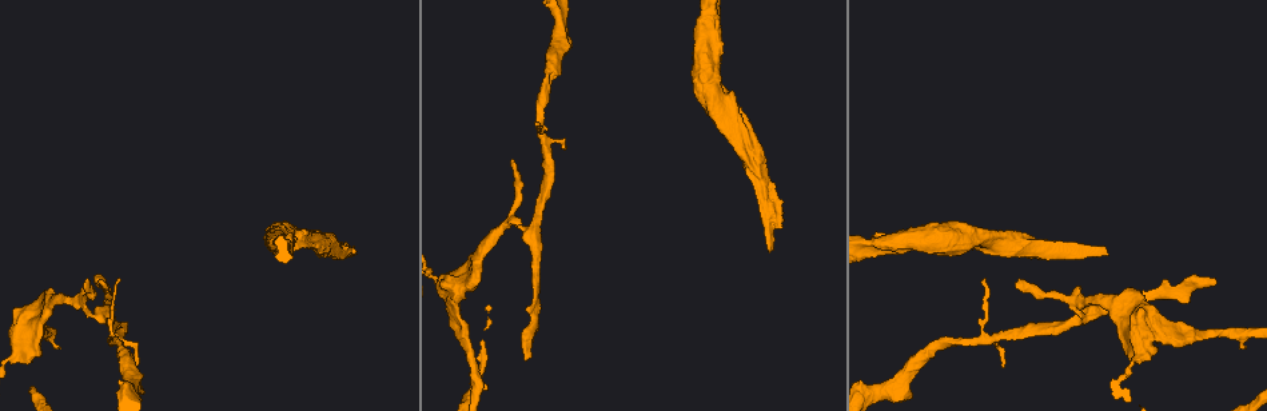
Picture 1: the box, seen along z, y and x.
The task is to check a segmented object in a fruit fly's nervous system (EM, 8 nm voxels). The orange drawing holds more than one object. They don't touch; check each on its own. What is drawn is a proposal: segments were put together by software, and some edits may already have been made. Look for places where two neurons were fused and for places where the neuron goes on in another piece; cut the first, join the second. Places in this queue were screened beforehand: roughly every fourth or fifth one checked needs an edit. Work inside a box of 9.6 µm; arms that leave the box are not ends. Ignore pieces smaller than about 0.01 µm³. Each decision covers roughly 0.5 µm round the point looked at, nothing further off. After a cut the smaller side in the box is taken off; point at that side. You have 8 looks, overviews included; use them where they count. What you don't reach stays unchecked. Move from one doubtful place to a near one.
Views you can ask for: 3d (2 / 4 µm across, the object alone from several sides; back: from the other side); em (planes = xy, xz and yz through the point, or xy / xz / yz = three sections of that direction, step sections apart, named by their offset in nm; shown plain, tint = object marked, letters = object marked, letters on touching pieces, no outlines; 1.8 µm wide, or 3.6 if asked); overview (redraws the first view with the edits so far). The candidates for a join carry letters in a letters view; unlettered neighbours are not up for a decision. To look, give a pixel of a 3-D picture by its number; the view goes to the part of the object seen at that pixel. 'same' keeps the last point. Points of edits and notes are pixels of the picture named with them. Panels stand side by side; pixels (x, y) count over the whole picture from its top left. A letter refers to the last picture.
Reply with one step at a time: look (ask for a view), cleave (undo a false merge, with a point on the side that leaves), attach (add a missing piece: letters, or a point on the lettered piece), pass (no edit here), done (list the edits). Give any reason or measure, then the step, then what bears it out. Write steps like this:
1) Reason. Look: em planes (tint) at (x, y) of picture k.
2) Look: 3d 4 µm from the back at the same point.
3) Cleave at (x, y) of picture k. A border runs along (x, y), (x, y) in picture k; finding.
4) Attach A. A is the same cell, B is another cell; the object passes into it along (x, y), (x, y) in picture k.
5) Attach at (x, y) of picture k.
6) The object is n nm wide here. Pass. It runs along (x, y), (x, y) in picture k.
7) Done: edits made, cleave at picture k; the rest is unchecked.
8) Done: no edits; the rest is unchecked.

Free end. Look: 3d 2 µm at (1214, 279) of picture 1.

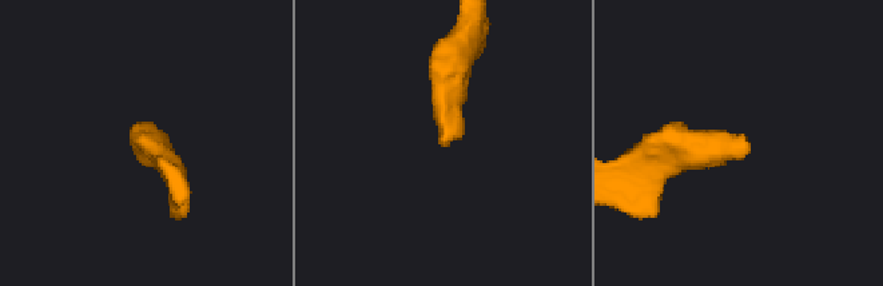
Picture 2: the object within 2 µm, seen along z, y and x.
Look: em planes (letters) at (443, 146) of picture 2.

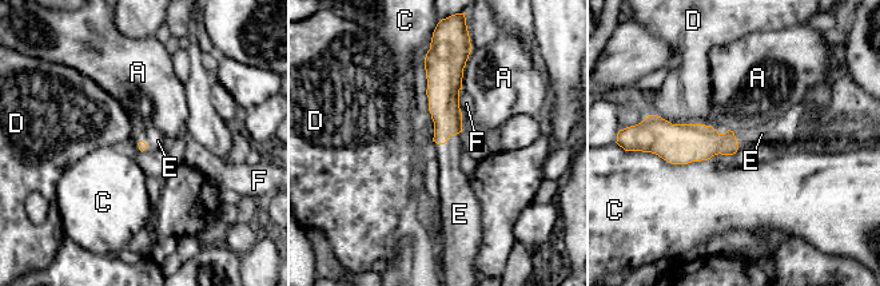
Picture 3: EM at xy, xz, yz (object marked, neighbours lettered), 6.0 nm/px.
The longest contact is with C, 400 nm. Attach E. E is the same cell, A, C, D and F are other cells; the object passes into it along (444, 94), (457, 132), (450, 173) in picture 3; it goes on there.

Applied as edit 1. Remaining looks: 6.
Redraw. Look: overview.

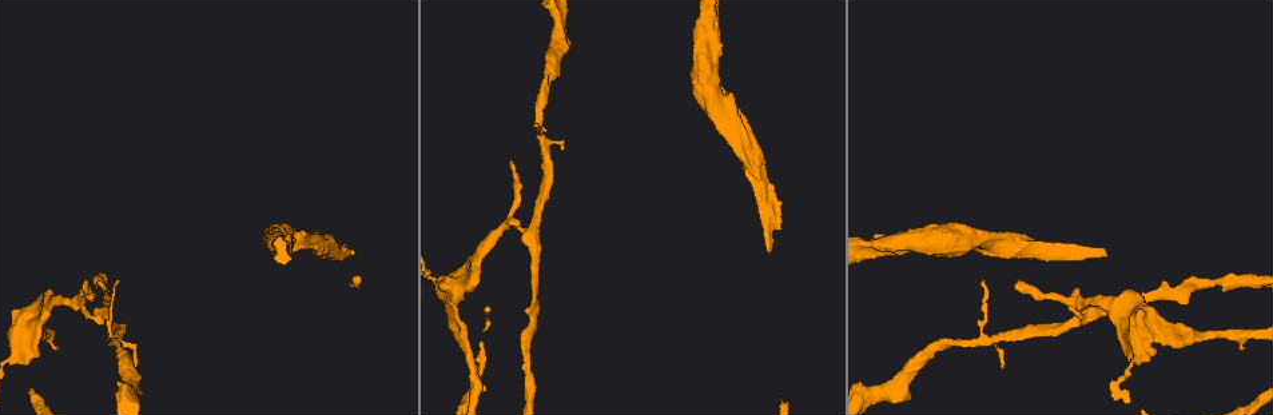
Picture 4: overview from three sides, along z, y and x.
Calibre changes. Look: 3d 2 µm at (1155, 330) of picture 4.

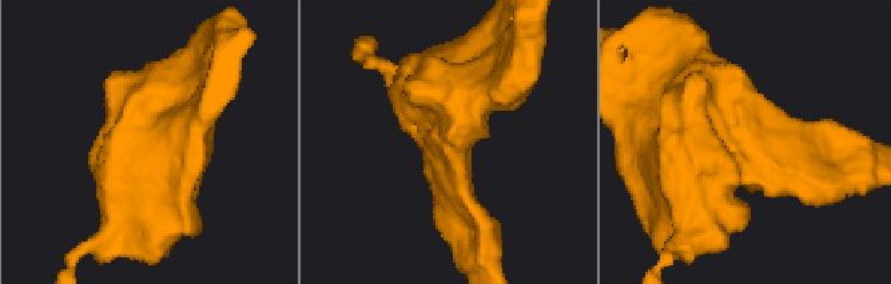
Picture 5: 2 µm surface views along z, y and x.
3 arms meet here; the arms are 220, 280, 340 nm wide. Look: em planes (letters) at (755, 148) of picture 5.

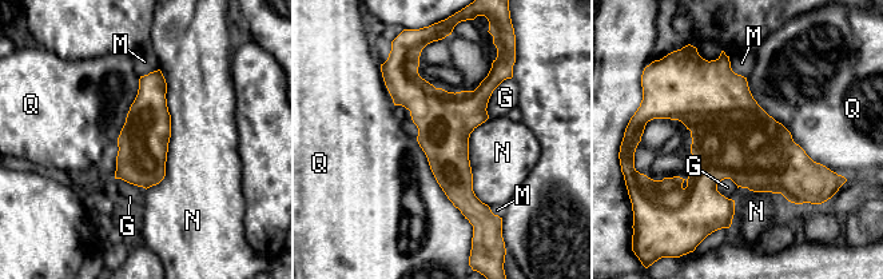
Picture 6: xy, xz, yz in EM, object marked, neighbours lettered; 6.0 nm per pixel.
Pass. G, M, N and Q are other cells; a border runs along (746, 78), (752, 98), (830, 170) in picture 6; all the same neuron.

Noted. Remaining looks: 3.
Free end. Look: em planes (letters) at (1017, 285) of picture 4.

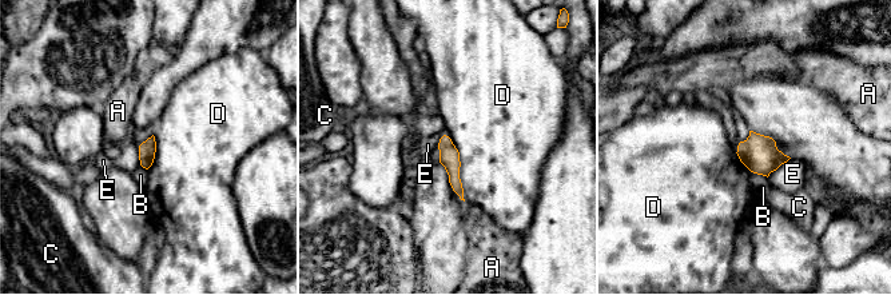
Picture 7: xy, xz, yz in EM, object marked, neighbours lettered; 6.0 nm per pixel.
The object is 100 nm wide here. Pass. A, B, C, D and E are other cells; no lettered piece goes on from it.

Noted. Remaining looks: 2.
Done: edits made, attach at picture 3; the rest is unchecked.

